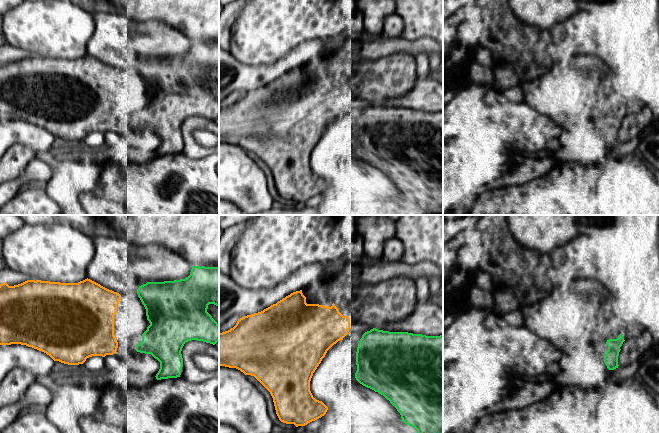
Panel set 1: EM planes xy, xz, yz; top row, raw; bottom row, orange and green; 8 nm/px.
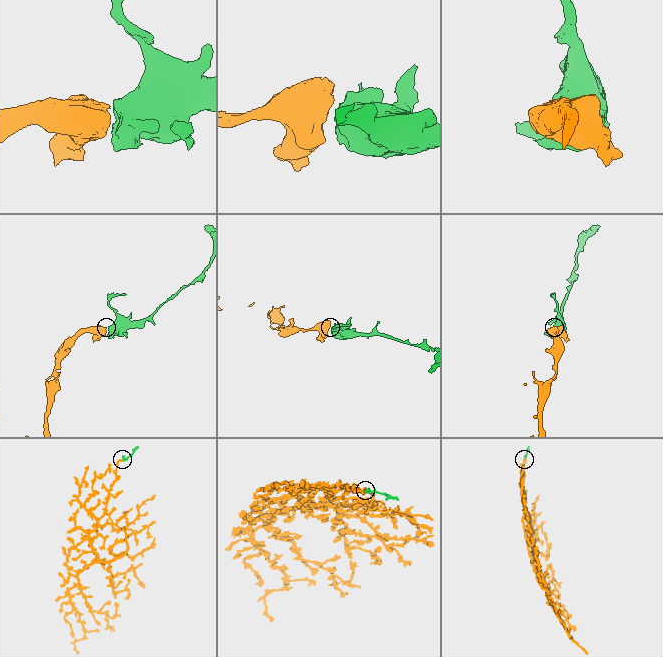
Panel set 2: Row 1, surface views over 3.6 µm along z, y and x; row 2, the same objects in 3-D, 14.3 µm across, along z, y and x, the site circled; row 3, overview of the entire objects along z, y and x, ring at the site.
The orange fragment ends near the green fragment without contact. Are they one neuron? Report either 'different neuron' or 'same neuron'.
same neuron

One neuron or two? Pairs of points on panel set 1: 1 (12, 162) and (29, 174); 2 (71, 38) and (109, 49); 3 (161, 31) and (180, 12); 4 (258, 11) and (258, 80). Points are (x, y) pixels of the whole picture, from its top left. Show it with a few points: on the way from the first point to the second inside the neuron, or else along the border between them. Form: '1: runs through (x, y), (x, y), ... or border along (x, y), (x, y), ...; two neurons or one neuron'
1: border along (35, 157), (18, 177), (10, 181); two neurons
2: border along (93, 20), (94, 32), (87, 42), (86, 53); two neurons
3: border along (144, 21), (165, 22), (187, 37); two neurons
4: border along (280, 58), (257, 66), (247, 66), (235, 59); two neurons

